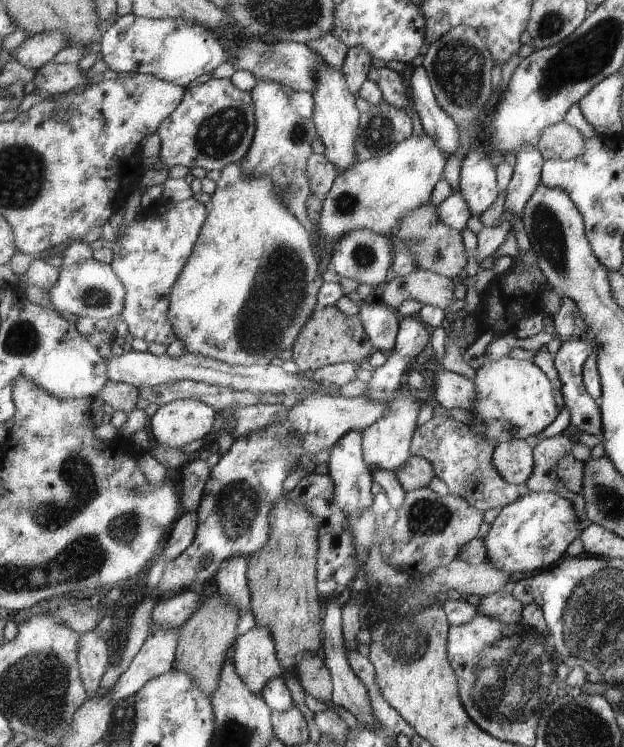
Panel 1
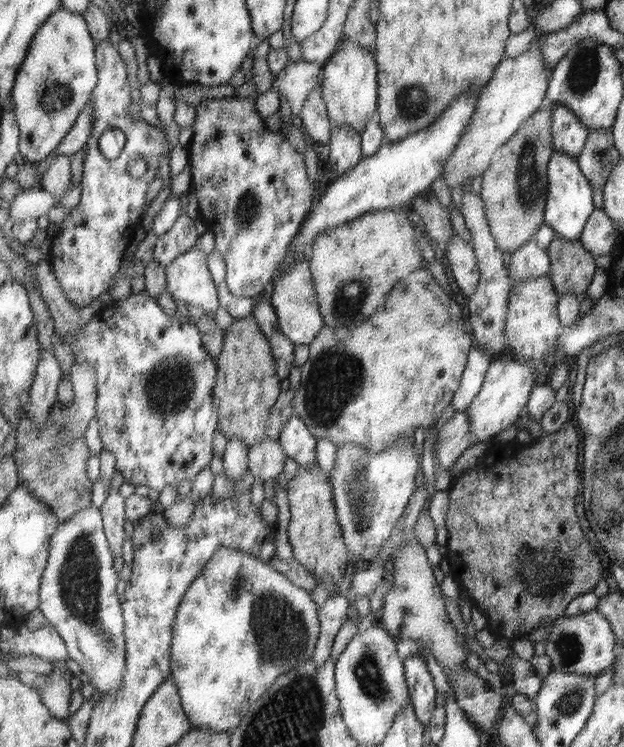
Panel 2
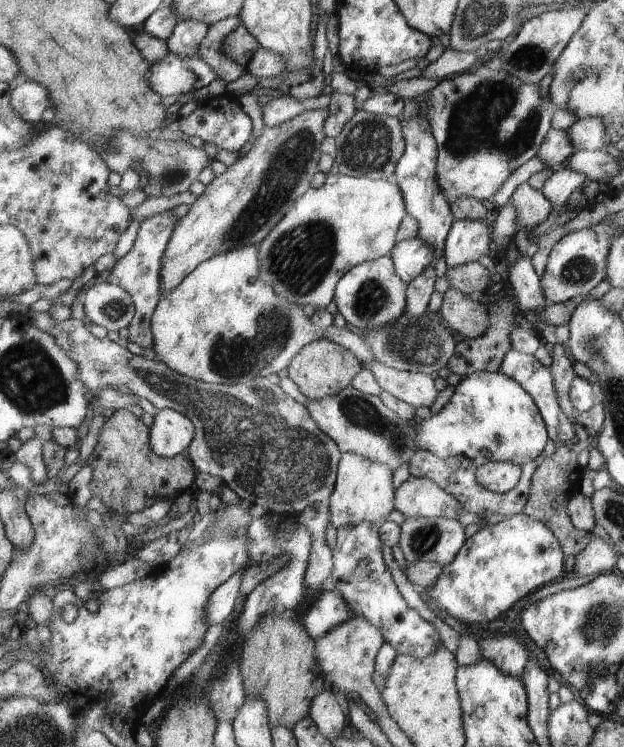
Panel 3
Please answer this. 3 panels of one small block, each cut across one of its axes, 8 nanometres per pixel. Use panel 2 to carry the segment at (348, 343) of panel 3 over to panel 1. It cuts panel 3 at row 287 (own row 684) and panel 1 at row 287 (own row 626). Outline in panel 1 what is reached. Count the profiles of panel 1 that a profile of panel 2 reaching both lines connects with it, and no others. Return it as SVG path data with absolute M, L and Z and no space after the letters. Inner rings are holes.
M231 163L220 172L206 223L171 291L169 320L190 353L233 366L267 366L281 352L293 348L303 327L318 309L323 268L315 250L314 235L282 203L271 177L247 177L239 163Z

